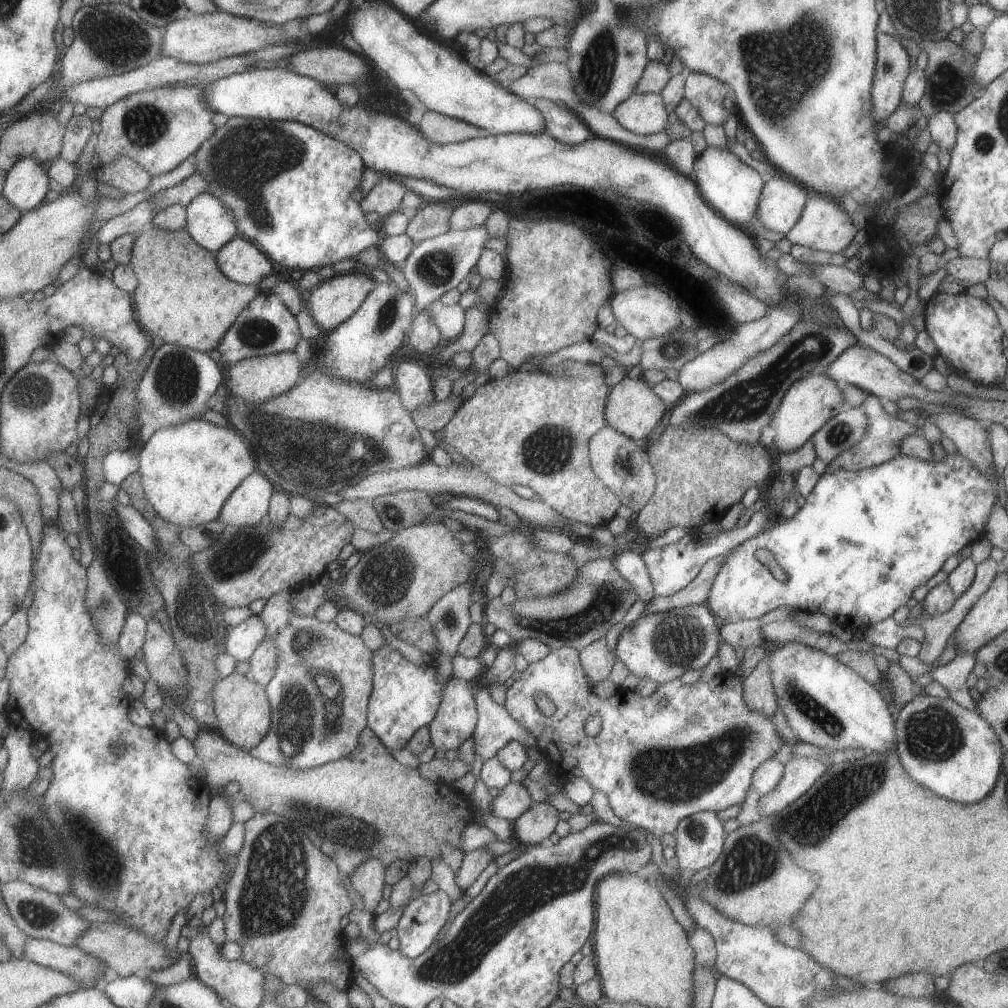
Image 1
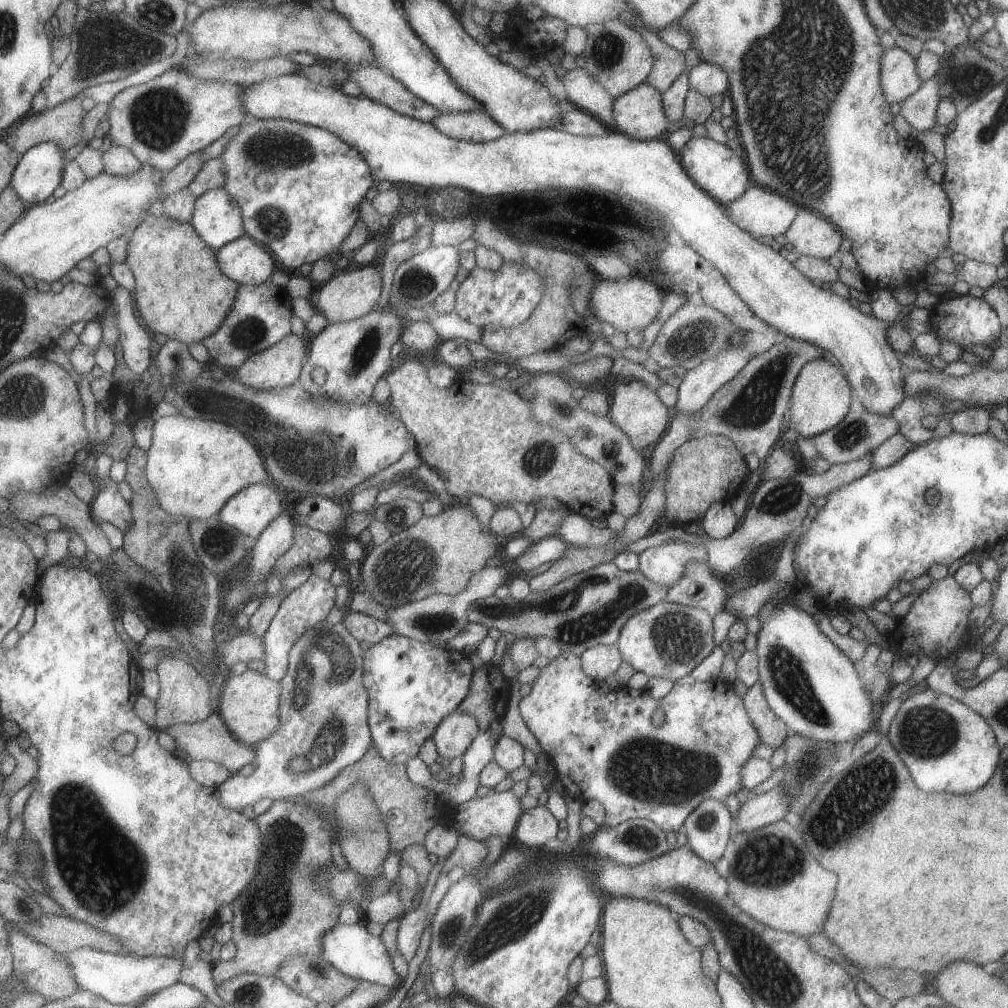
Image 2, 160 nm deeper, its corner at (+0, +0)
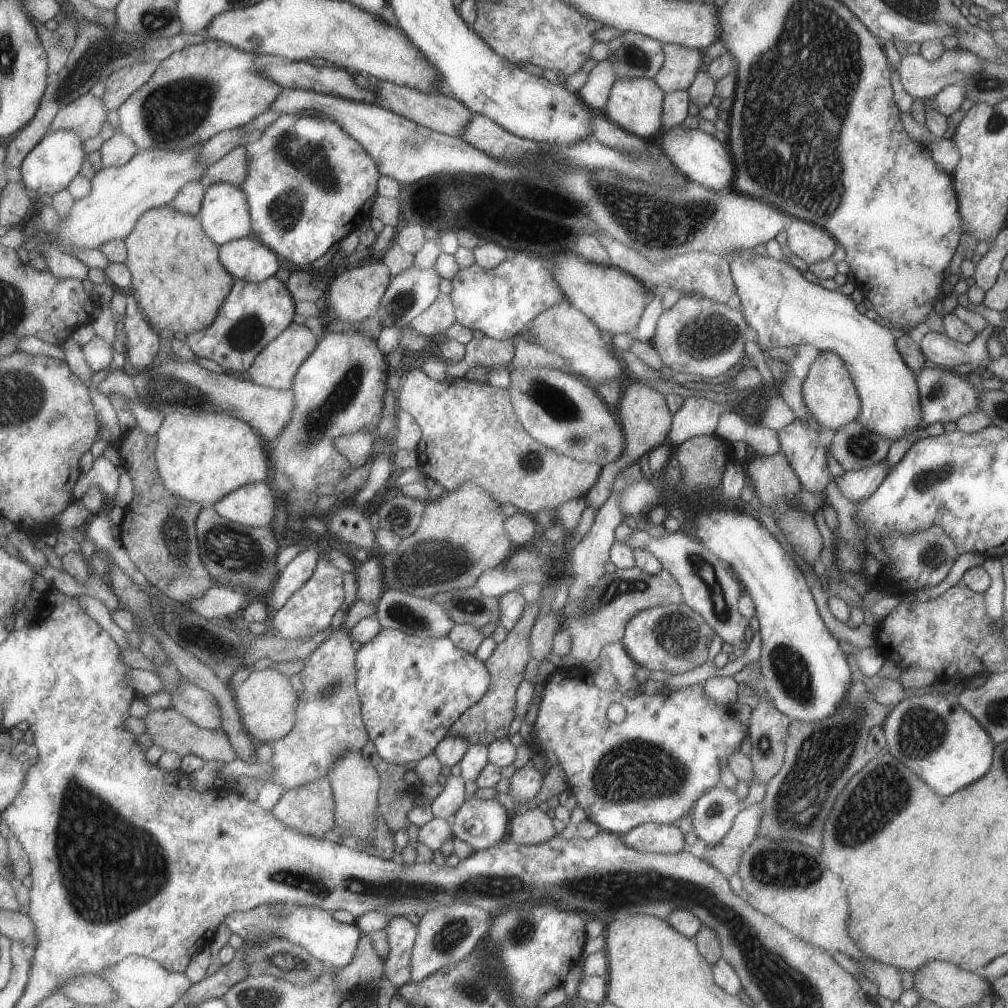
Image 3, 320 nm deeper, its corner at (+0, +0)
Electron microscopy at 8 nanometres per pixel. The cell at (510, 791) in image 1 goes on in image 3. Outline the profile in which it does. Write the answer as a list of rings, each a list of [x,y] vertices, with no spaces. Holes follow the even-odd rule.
[[[495,799],[463,801],[451,817],[450,832],[474,851],[486,849],[507,835],[507,812]]]

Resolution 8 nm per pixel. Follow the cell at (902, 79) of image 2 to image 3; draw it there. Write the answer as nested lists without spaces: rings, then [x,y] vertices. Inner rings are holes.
[[[957,46],[954,49],[944,50],[938,59],[932,61],[925,60],[920,54],[903,56],[896,70],[899,74],[903,90],[913,99],[921,98],[924,100],[935,97],[947,85],[963,84],[970,76],[979,74],[982,68],[982,58],[980,56]]]

